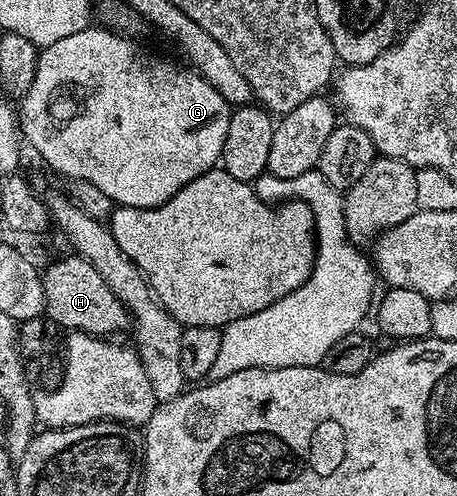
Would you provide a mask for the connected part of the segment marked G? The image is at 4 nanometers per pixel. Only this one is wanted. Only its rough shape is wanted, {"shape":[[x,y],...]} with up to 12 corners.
{"shape":[[90,25],[40,48],[26,144],[122,207],[218,166],[231,104]]}

